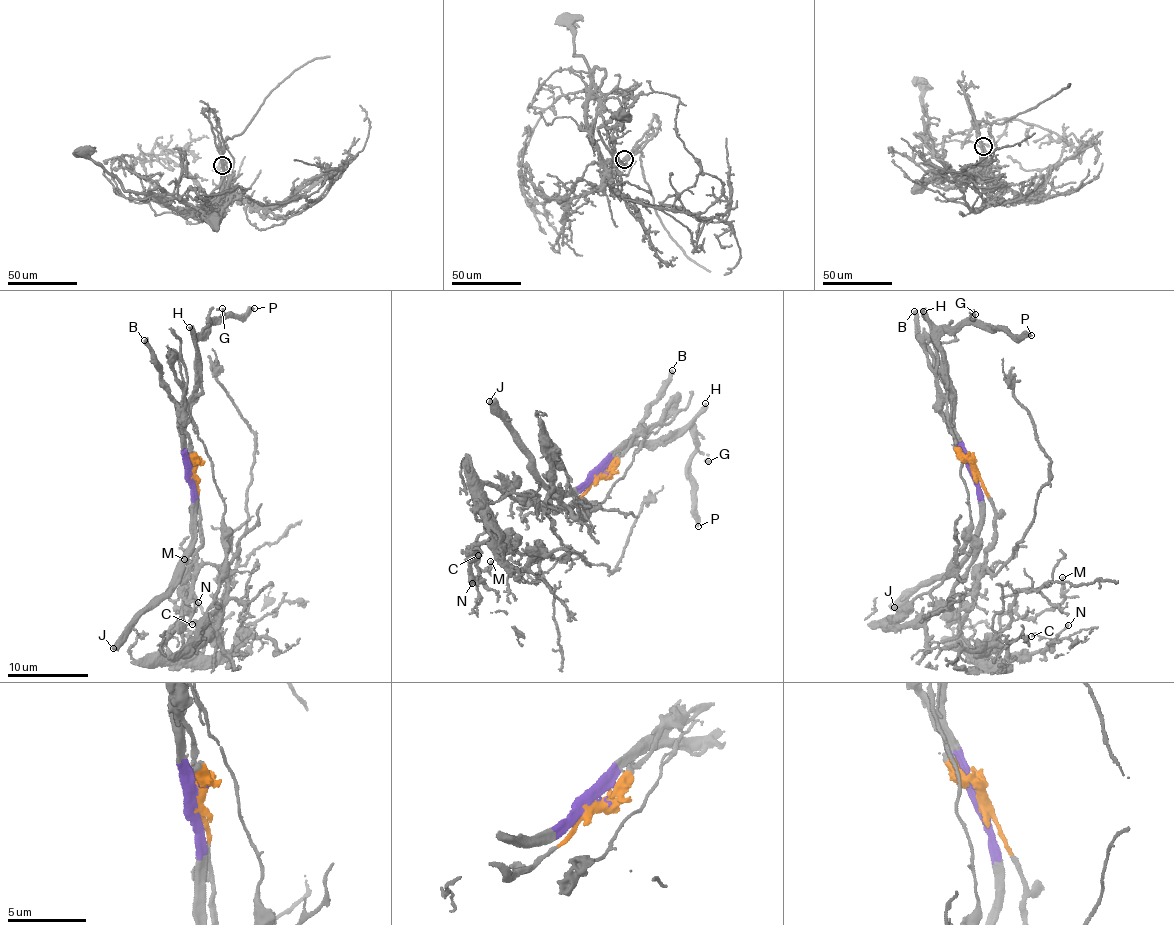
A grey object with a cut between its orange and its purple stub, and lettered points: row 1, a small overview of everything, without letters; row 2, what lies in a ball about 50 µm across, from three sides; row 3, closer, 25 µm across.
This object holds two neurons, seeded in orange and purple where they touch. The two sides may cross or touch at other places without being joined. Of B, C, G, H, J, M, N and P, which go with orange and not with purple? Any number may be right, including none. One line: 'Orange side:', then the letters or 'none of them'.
Orange side: C, M, N

